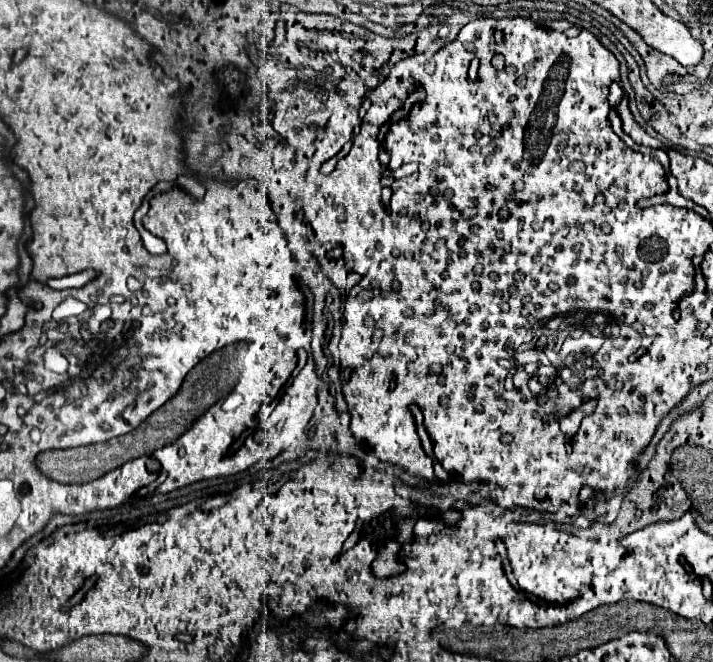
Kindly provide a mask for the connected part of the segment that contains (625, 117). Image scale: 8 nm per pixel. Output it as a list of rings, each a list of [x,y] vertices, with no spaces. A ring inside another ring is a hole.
[[[624,97],[618,107],[618,114],[622,120],[623,130],[629,135],[637,144],[641,144],[642,127],[634,120],[633,115],[629,109],[629,100]]]

